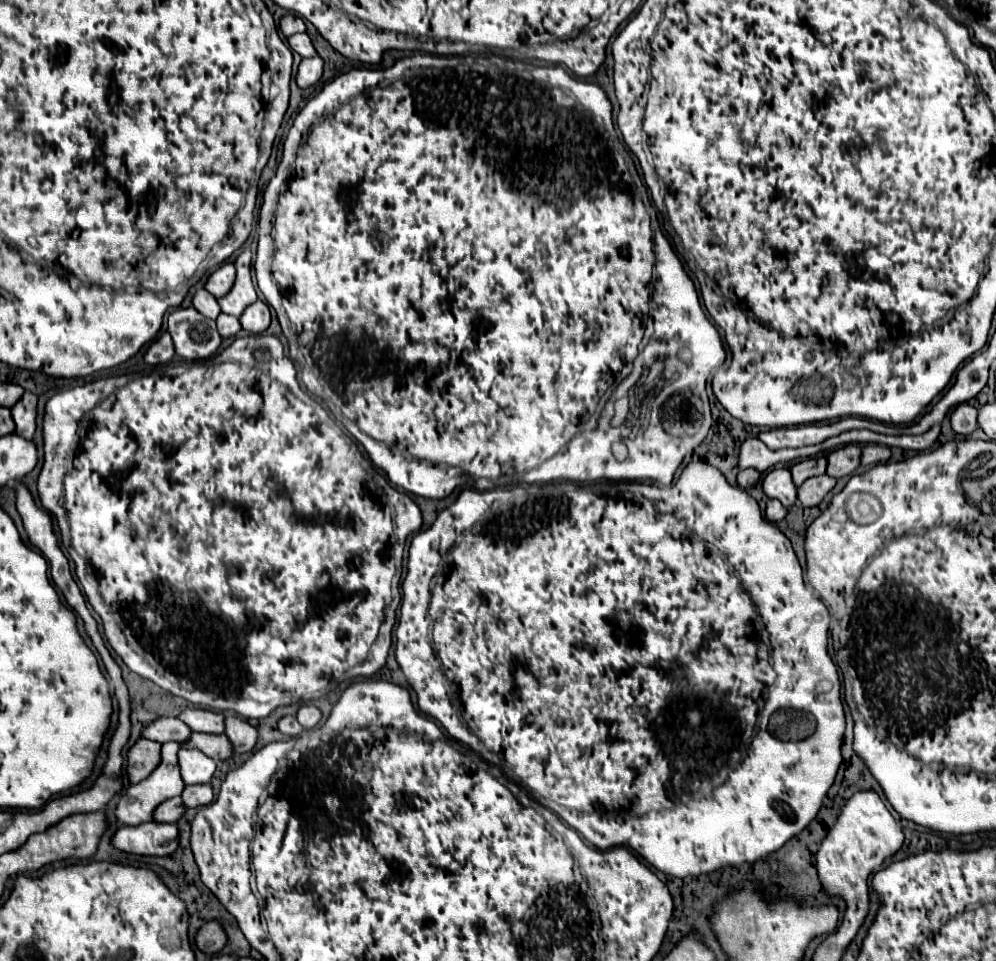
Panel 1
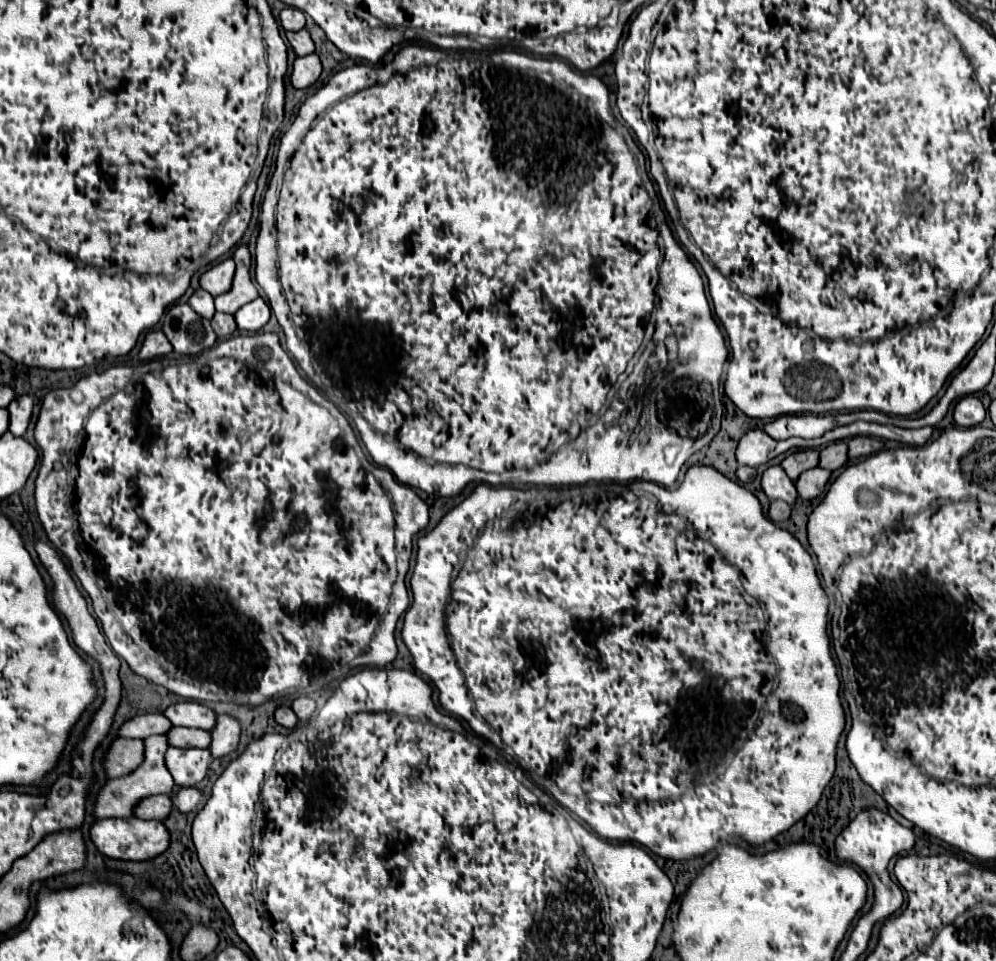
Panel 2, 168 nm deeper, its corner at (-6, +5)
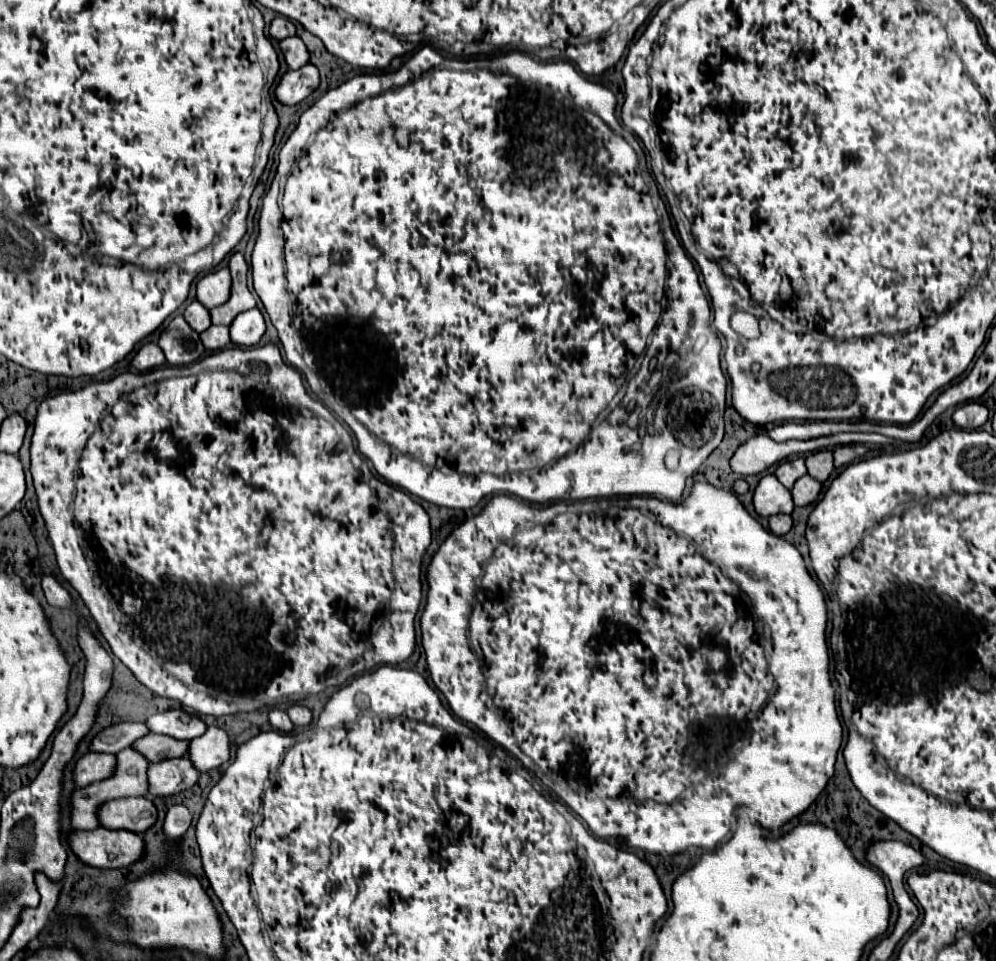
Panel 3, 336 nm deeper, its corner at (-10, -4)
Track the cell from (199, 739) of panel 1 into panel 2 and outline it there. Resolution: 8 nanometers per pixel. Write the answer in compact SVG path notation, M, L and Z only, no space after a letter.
M174 726L168 732L168 740L172 746L178 746L178 748L210 748L212 732L198 730L198 728Z

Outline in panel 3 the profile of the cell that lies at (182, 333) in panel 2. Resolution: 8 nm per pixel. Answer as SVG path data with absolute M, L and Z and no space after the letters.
M180 315L174 317L166 329L162 329L158 345L170 365L194 363L206 351L198 333L194 333L194 329L190 329Z

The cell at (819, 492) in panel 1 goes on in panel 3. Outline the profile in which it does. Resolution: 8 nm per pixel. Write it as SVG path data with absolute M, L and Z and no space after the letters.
M810 475L800 477L800 479L794 483L792 491L790 491L790 493L792 493L792 501L794 501L794 505L796 505L796 507L804 507L804 505L816 501L820 489L822 489L822 483L814 481Z

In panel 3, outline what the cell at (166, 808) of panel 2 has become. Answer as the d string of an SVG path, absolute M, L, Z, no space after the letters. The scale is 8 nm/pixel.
M122 797L98 807L98 823L106 829L146 831L156 821L156 807L146 797Z

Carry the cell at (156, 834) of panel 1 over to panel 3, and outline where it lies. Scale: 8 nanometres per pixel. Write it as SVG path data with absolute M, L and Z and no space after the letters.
M74 831L68 837L72 853L92 867L128 867L144 853L144 841L130 831Z

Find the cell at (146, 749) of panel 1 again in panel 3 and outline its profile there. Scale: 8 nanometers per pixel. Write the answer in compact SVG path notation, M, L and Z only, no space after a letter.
M86 753L80 757L74 765L74 785L86 787L94 781L102 781L114 773L114 755L102 755L102 753Z

